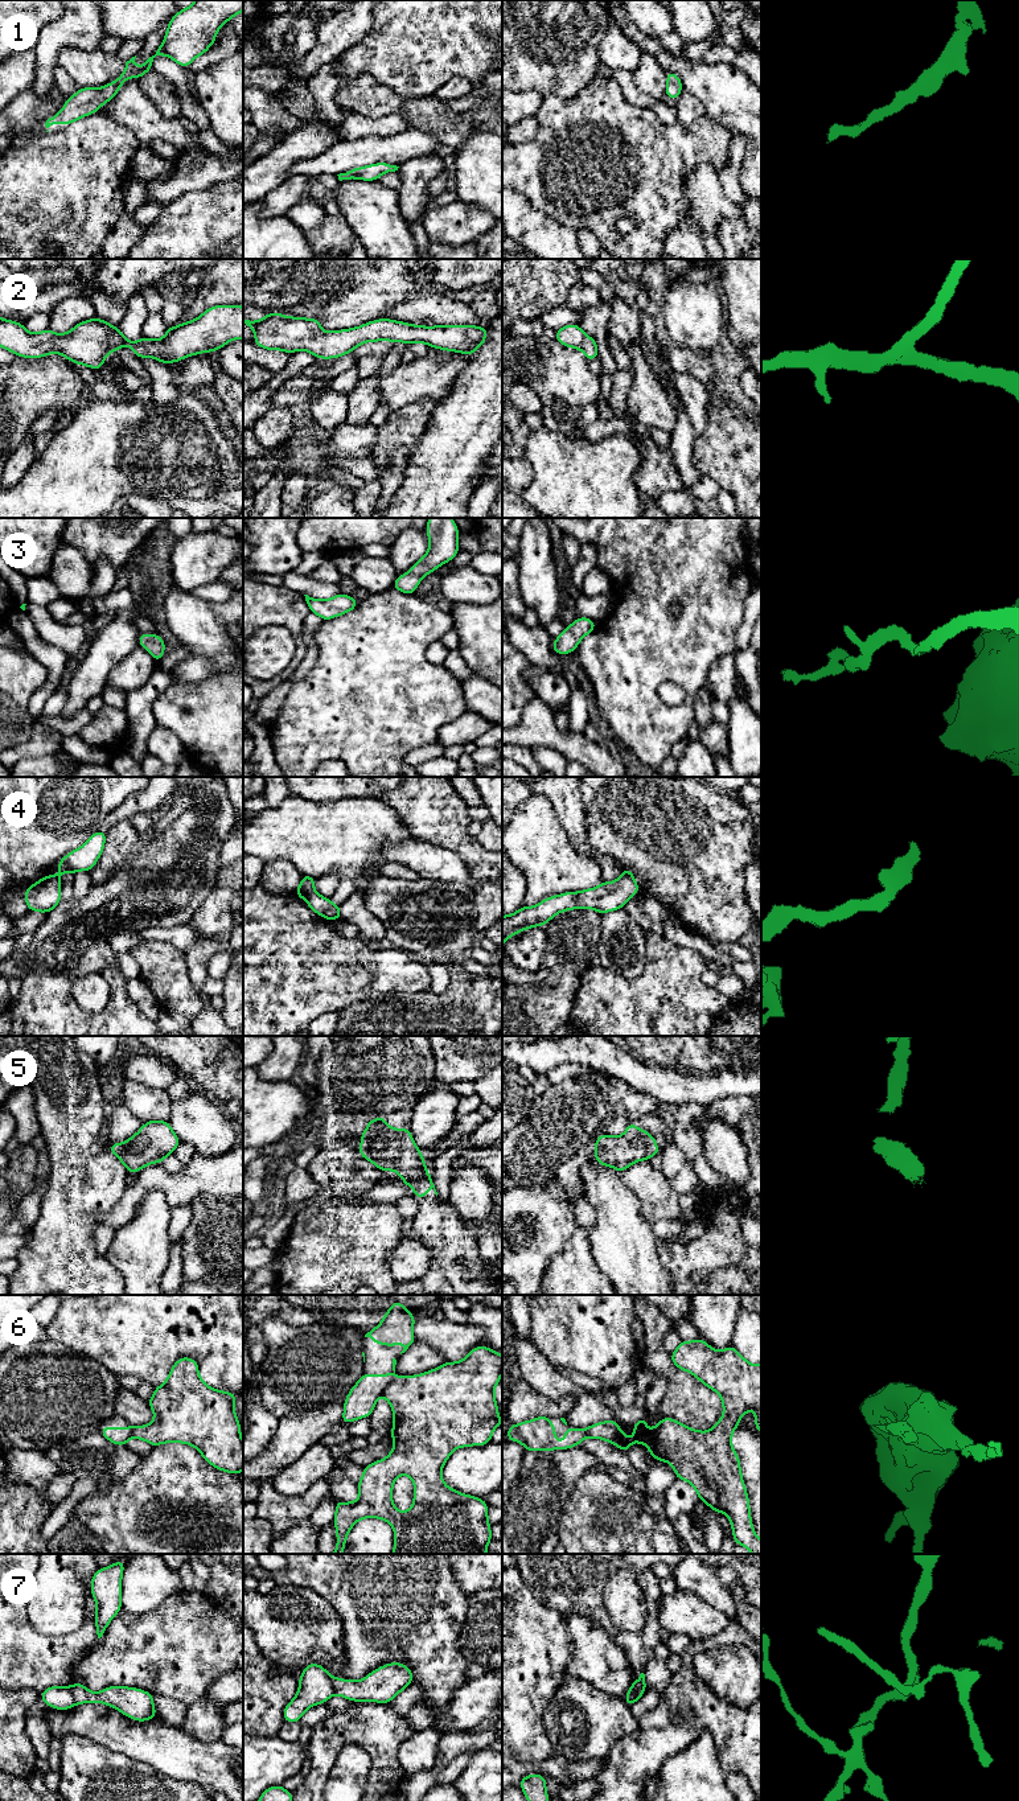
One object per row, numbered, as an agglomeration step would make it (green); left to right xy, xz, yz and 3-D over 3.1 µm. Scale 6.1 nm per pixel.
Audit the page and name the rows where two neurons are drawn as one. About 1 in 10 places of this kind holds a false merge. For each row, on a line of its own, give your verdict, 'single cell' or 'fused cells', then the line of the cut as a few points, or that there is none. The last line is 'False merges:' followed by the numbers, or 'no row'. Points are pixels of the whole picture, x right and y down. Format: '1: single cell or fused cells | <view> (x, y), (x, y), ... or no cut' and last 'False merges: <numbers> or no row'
1: single cell | no cut
2: single cell | no cut
3: single cell | no cut
4: single cell | no cut
5: single cell | no cut
6: fused cells | xz (395, 1377), (382, 1394)
7: fused cells | yz (644, 1689), (633, 1694), (627, 1693)
False merges: 6, 7

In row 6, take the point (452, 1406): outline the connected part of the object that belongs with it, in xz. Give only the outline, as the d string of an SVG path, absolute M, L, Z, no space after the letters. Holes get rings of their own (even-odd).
M478 1345L459 1362L444 1362L418 1376L395 1377L387 1385L383 1395L394 1413L390 1431L394 1447L387 1457L363 1467L356 1502L334 1501L337 1547L332 1554L344 1554L353 1525L369 1517L393 1526L395 1545L391 1554L486 1554L492 1541L488 1504L447 1487L441 1468L456 1448L492 1442L492 1432L502 1423L494 1398L501 1373L502 1356ZM400 1475L410 1476L415 1487L414 1502L407 1512L396 1510L391 1498L394 1481Z

